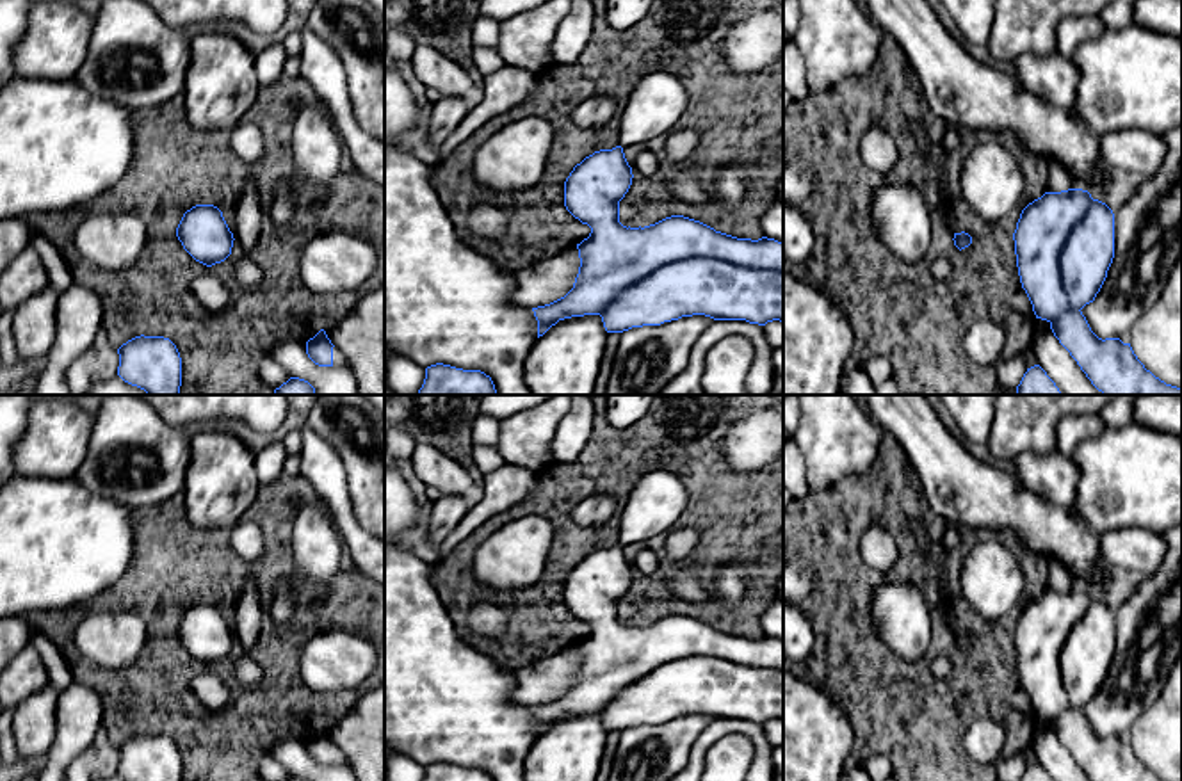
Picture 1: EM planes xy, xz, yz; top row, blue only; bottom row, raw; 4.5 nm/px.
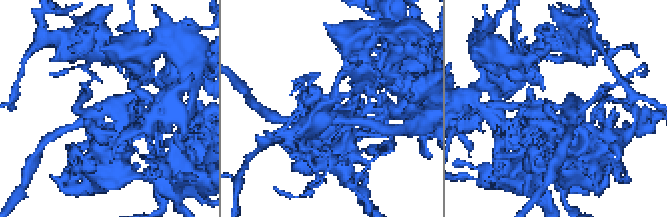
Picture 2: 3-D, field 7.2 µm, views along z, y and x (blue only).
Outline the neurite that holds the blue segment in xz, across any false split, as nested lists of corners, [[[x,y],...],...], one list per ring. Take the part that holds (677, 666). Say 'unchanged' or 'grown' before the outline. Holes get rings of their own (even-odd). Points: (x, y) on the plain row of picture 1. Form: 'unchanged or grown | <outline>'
unchanged | [[[623,546],[600,548],[573,566],[564,580],[564,605],[591,626],[577,642],[580,665],[573,687],[561,697],[532,706],[538,737],[559,719],[600,713],[607,731],[660,724],[682,715],[746,719],[765,724],[783,721],[783,642],[762,635],[737,637],[684,616],[671,614],[644,626],[619,621],[619,600],[632,584]]]

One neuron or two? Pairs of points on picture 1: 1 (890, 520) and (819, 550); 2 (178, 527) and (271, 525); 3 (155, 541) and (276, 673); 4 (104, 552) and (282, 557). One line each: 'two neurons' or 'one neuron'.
1: one neuron
2: one neuron
3: one neuron
4: two neurons

